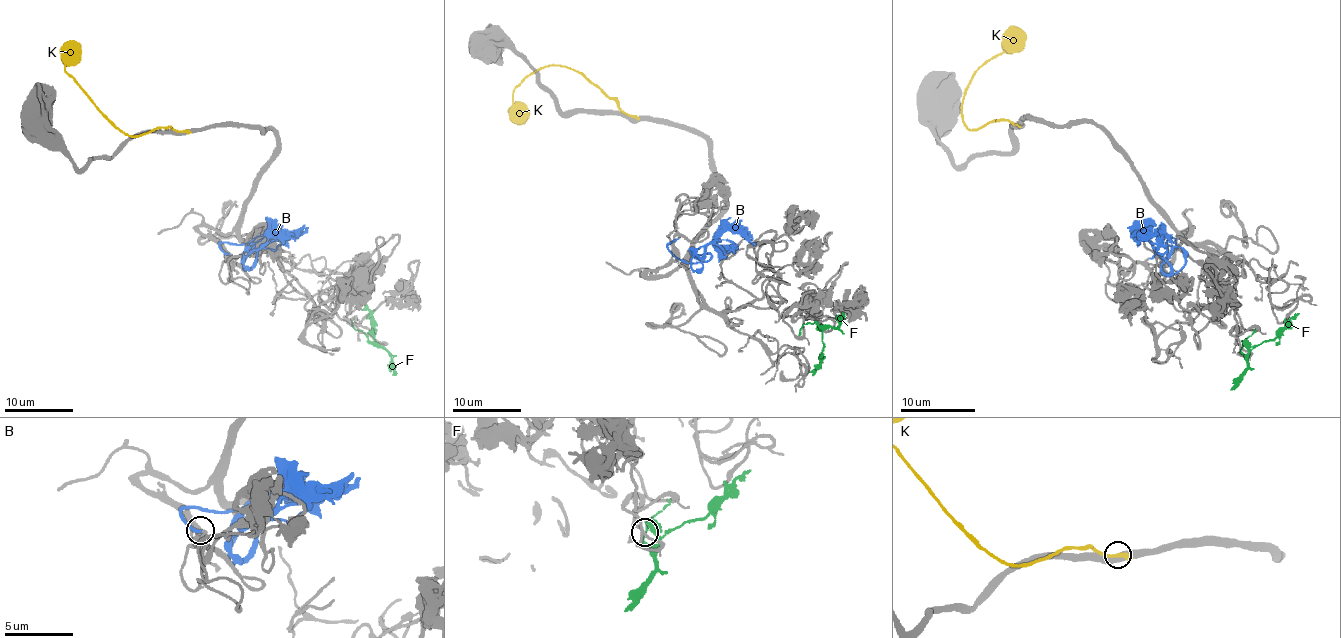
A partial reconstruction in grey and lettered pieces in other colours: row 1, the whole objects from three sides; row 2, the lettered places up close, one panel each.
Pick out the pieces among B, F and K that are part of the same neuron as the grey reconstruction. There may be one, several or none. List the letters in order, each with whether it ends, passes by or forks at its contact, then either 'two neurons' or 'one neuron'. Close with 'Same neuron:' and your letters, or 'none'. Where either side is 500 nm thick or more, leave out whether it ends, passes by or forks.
B: it ends; one neuron
F: it passes by; two neurons
K: two neurons
Same neuron: B

